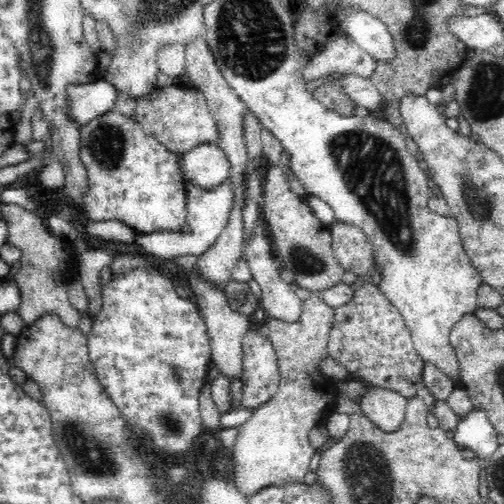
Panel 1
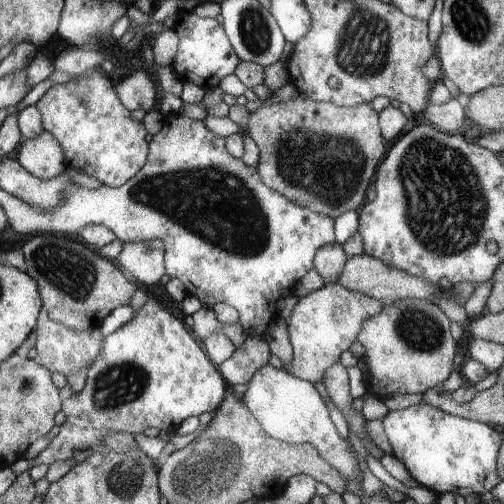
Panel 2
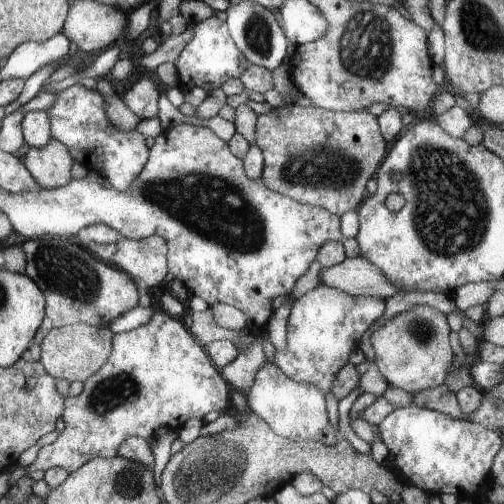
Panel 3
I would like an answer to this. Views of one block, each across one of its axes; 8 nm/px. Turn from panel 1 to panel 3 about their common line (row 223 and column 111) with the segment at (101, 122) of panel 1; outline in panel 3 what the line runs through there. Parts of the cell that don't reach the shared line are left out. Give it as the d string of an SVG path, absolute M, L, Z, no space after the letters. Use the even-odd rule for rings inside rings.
M73 84L55 94L55 102L45 110L51 122L53 140L59 140L69 150L73 164L85 166L89 172L99 172L117 192L125 192L129 184L143 172L147 158L145 138L139 130L123 132L115 128L105 114L105 100L93 88L87 90L81 84Z

